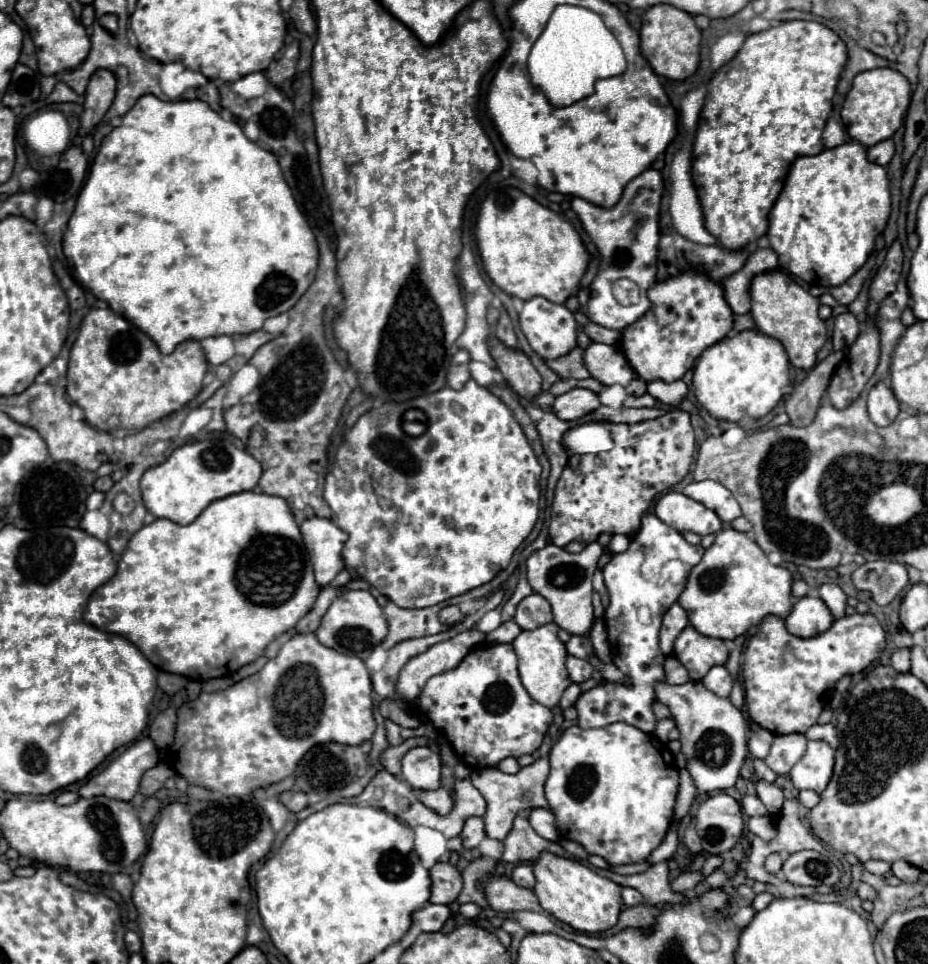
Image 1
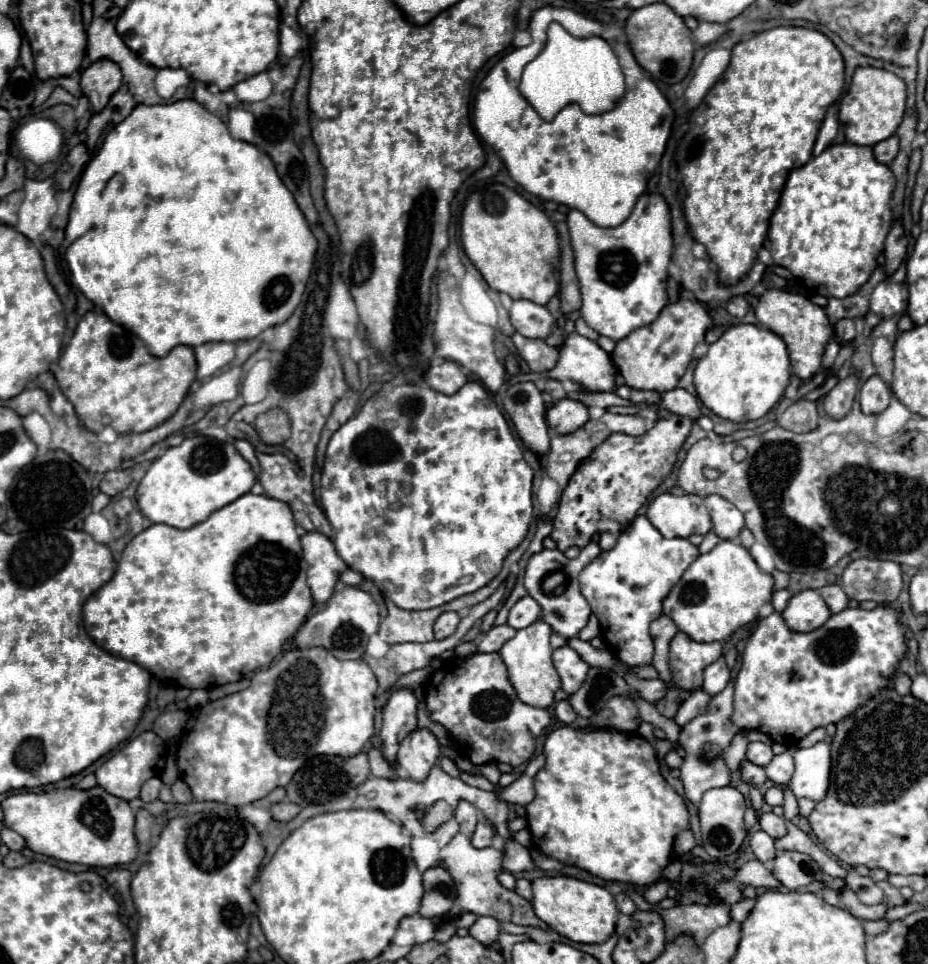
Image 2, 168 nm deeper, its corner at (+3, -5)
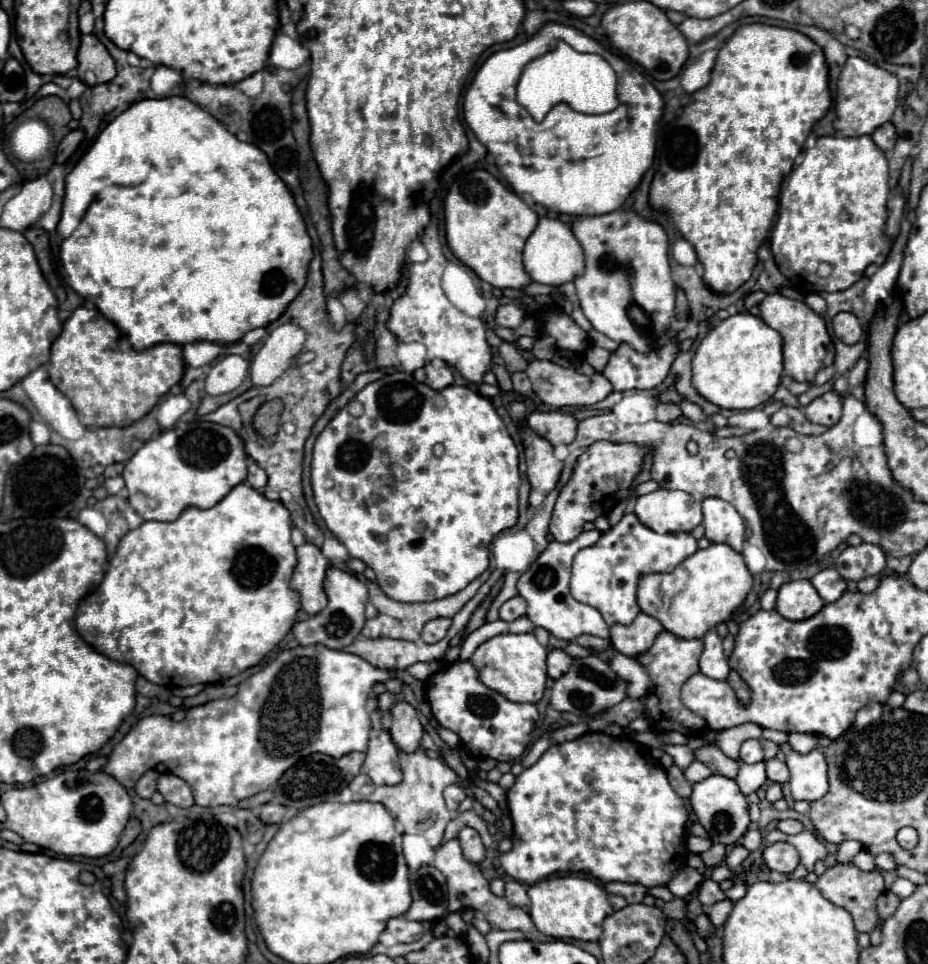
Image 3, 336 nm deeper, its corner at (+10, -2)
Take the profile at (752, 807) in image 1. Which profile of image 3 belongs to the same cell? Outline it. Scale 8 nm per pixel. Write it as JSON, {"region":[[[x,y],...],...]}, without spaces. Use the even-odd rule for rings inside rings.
{"region":[[[784,819],[784,821],[778,821],[778,829],[788,835],[798,835],[804,831],[804,825],[798,819]]]}

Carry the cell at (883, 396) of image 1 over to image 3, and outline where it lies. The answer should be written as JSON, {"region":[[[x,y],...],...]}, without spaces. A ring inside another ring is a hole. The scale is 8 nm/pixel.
{"region":[[[860,357],[856,361],[856,365],[848,371],[848,385],[850,385],[850,393],[856,399],[864,399],[864,381],[866,381],[866,371],[868,371],[868,359]]]}

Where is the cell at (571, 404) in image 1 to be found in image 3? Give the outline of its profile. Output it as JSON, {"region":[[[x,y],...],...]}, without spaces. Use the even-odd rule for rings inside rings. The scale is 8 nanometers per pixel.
{"region":[[[538,413],[528,417],[528,427],[552,445],[568,445],[576,437],[578,421],[570,413]]]}

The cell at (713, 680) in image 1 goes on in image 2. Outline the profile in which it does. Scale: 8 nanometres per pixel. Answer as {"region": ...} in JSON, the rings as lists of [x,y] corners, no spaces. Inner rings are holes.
{"region":[[[721,656],[717,662],[713,662],[713,664],[709,664],[709,666],[705,668],[705,682],[703,682],[701,688],[703,688],[707,694],[719,694],[719,692],[727,686],[729,678],[731,678],[731,672],[727,670],[725,658]]]}

